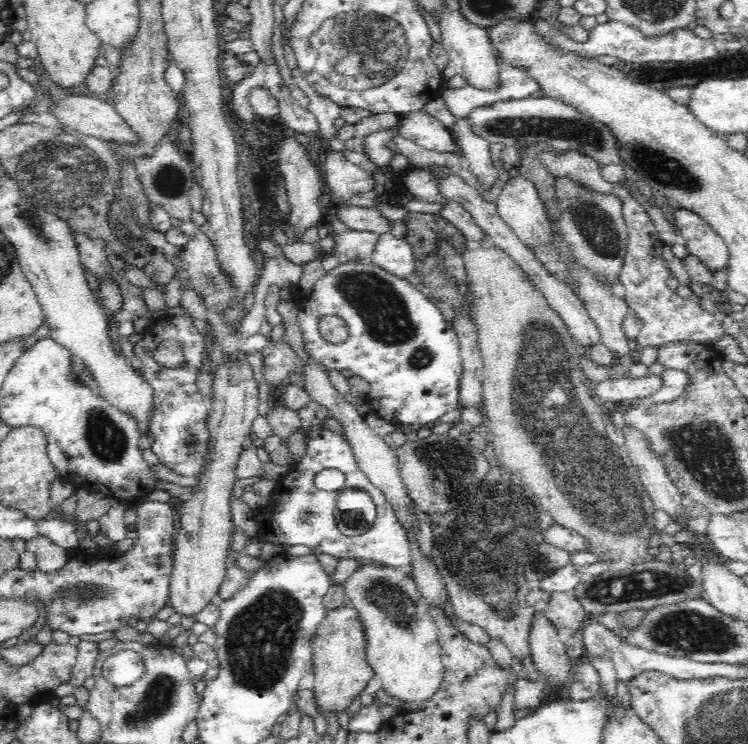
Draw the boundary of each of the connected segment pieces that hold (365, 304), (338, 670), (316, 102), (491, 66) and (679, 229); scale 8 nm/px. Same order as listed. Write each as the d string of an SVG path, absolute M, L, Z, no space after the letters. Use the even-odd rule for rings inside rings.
M342 262L336 268L330 269L327 273L322 275L318 281L315 282L312 286L312 291L307 296L304 304L302 304L301 311L297 316L300 320L299 326L303 332L303 340L305 343L305 349L308 354L312 354L319 362L322 362L329 370L350 370L352 375L358 376L366 382L370 382L370 395L368 396L367 401L370 403L370 408L372 413L387 422L400 426L409 426L409 425L420 425L423 426L427 423L440 420L442 416L452 413L454 410L457 410L460 406L460 382L462 379L462 374L464 373L463 368L463 359L460 355L460 344L457 337L457 332L453 327L453 324L446 322L440 313L436 303L430 296L428 296L420 287L413 285L410 280L396 276L380 268L378 265L374 265L367 262ZM326 316L335 316L338 319L341 319L345 322L345 326L349 330L347 337L344 339L344 342L332 344L328 343L324 337L320 334L320 329L318 328L320 320L326 318Z
M348 602L336 605L319 622L316 636L312 639L314 651L314 685L317 708L328 712L342 712L362 693L375 672L366 659L367 630L360 619L358 609Z
M298 67L291 69L291 81L303 90L309 98L308 110L316 115L316 120L320 124L318 136L329 140L338 136L338 129L334 125L335 120L341 117L342 107L330 101L324 95L318 94L313 86L302 76Z
M449 10L441 13L441 22L438 24L440 36L449 63L441 70L446 81L452 80L456 74L466 78L467 84L482 89L493 89L497 87L498 73L500 67L494 58L494 50L489 38L489 32L475 24L467 22L461 12Z
M677 207L674 228L688 249L710 272L728 269L729 250L725 240L699 215Z

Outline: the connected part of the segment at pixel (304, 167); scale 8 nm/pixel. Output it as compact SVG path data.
M287 131L282 136L282 142L280 142L278 152L276 152L276 158L278 158L276 163L278 164L279 172L281 172L285 180L288 202L290 202L291 206L288 224L294 228L294 234L296 234L294 241L302 242L306 230L310 230L312 226L324 222L320 217L323 216L324 211L320 209L320 204L318 203L321 194L320 187L323 184L324 177L321 167L310 160L310 156L308 156L309 150L306 150L306 146L294 134L294 131Z

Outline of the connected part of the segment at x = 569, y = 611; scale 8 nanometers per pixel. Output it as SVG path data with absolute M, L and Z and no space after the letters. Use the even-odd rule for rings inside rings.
M573 590L552 591L544 615L555 624L555 628L567 628L575 636L578 636L584 622L588 620L584 607Z

